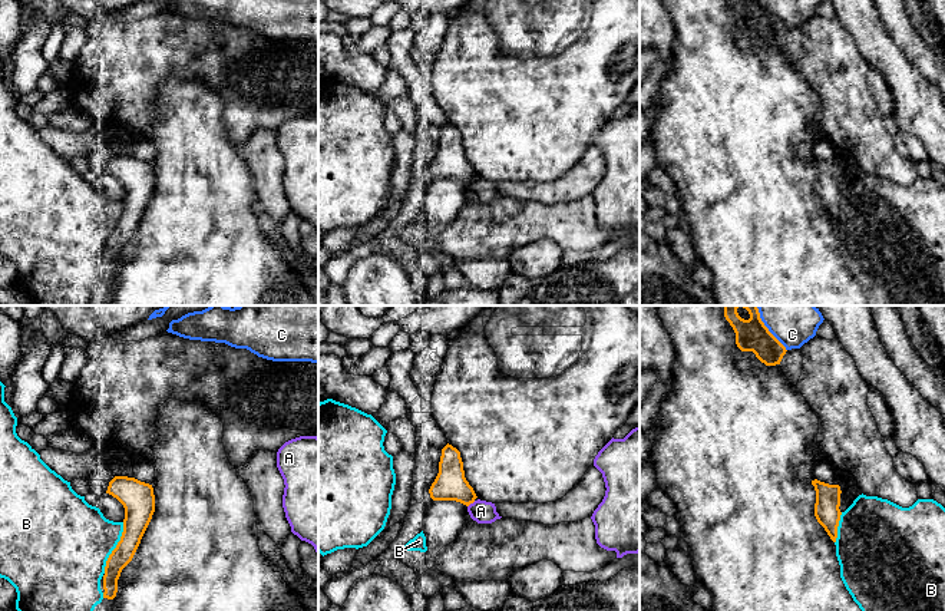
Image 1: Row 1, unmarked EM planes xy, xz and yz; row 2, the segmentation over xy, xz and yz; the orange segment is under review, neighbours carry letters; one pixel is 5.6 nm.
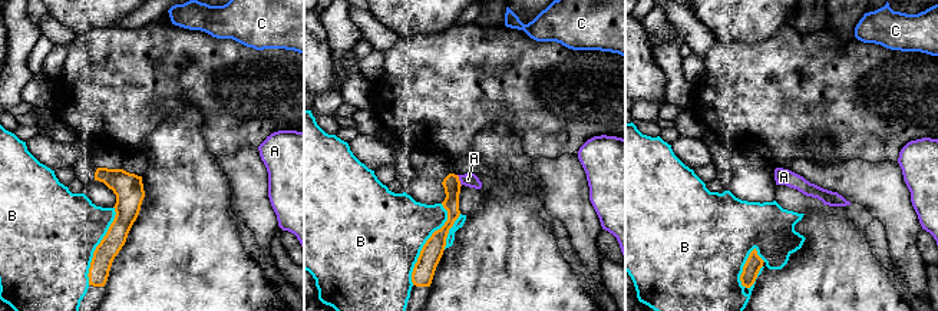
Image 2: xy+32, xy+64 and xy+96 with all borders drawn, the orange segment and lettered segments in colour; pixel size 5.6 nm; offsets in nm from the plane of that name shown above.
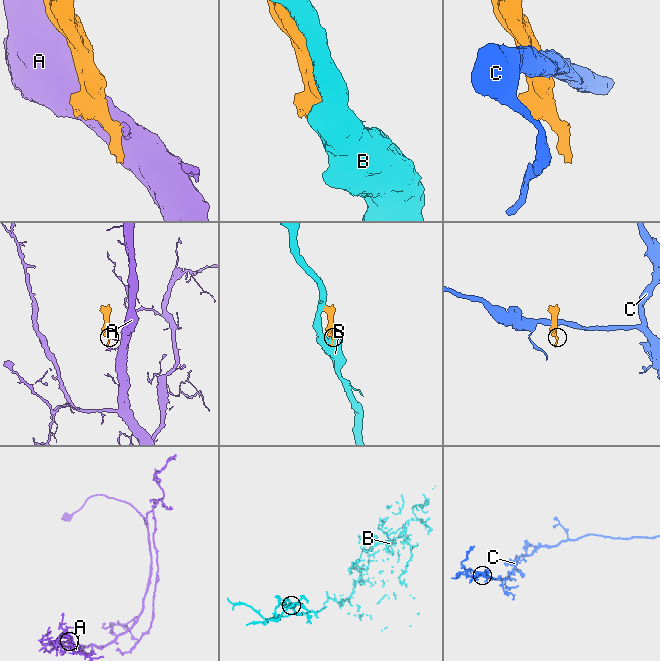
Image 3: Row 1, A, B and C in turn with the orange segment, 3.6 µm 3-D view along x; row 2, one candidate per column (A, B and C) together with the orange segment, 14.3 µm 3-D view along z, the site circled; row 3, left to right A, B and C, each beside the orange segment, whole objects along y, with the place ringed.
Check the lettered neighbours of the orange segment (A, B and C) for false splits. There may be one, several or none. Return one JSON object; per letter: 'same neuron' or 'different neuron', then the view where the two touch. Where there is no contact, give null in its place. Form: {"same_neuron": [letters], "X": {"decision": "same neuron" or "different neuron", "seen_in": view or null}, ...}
{"same_neuron": [], "A": {"decision": "different neuron", "seen_in": "xz"}, "B": {"decision": "different neuron", "seen_in": "xy"}, "C": {"decision": "different neuron", "seen_in": "yz"}}

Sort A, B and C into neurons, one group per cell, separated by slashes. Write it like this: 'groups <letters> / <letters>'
groups A / B / C

